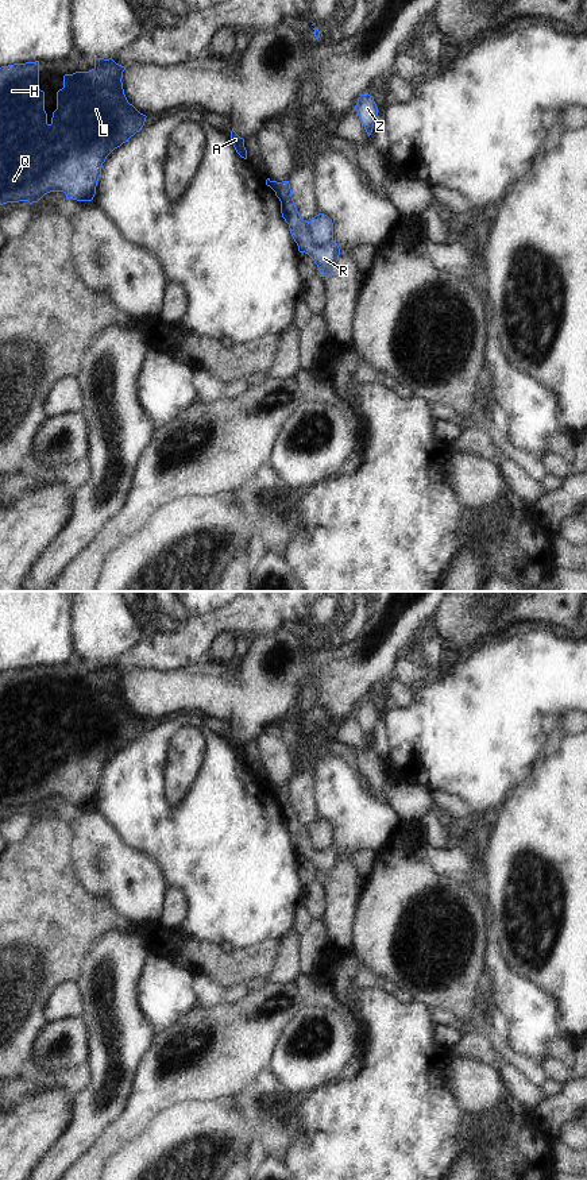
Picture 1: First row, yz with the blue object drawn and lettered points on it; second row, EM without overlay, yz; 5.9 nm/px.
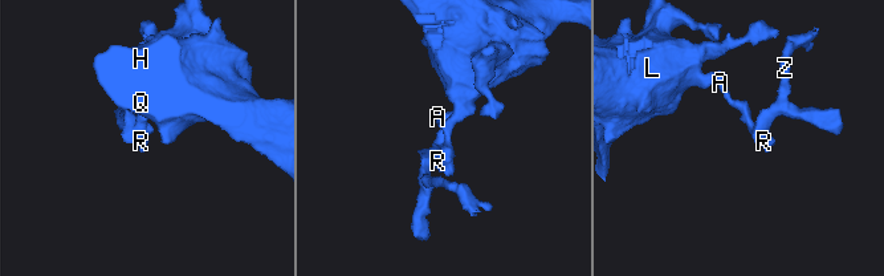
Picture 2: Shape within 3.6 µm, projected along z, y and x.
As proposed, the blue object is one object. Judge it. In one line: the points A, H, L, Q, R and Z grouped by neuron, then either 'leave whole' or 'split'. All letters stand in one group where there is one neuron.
groups A H L Q R / Z; split

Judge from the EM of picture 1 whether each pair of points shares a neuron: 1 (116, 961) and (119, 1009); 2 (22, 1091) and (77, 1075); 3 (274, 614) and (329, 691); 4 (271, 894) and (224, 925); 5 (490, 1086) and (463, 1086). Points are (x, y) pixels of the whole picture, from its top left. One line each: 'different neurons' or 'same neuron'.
1: same neuron
2: same neuron
3: different neurons
4: same neuron
5: same neuron

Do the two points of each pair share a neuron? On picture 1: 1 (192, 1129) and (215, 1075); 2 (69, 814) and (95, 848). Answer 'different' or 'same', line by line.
1: different
2: different

